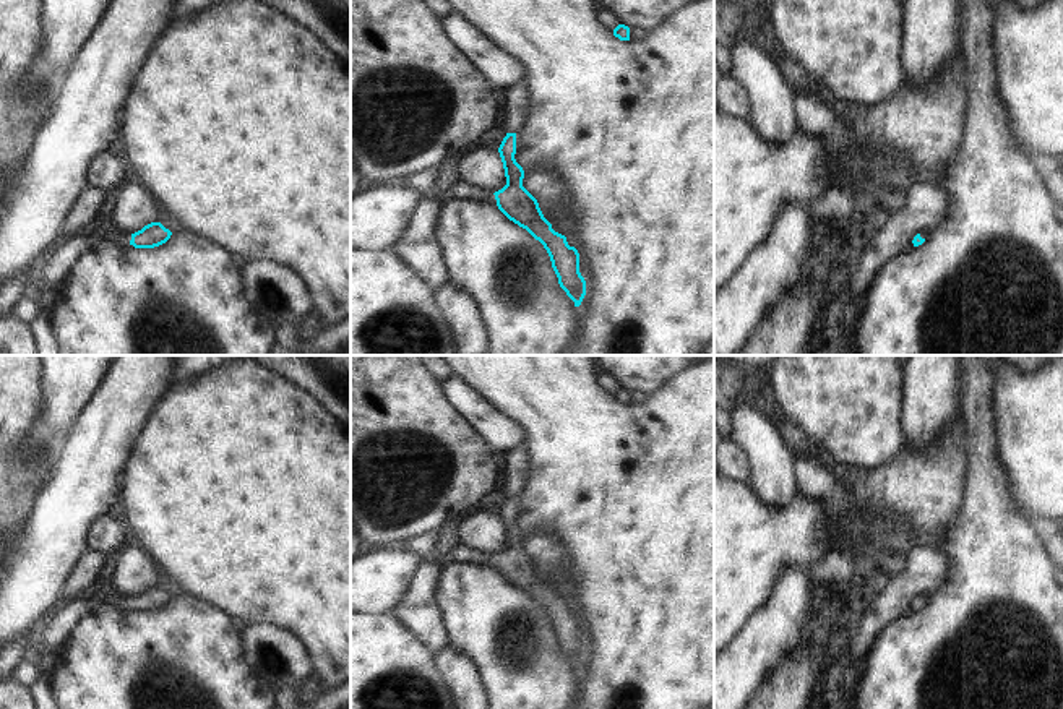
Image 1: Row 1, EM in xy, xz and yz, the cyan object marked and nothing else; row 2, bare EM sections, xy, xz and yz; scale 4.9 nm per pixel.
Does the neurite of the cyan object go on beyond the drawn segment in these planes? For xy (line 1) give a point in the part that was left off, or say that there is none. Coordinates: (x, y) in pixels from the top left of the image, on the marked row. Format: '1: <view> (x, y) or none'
1: xy (54, 271)

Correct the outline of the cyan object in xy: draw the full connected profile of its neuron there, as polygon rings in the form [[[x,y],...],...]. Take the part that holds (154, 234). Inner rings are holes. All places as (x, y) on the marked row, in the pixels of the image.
[[[151,222],[135,234],[110,229],[97,230],[91,235],[73,235],[68,242],[52,250],[45,263],[39,263],[39,273],[44,279],[42,292],[57,290],[63,284],[71,264],[96,243],[105,242],[125,248],[130,245],[135,248],[154,248],[166,243],[170,235],[172,232],[161,222]]]

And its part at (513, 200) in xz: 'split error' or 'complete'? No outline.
split error

